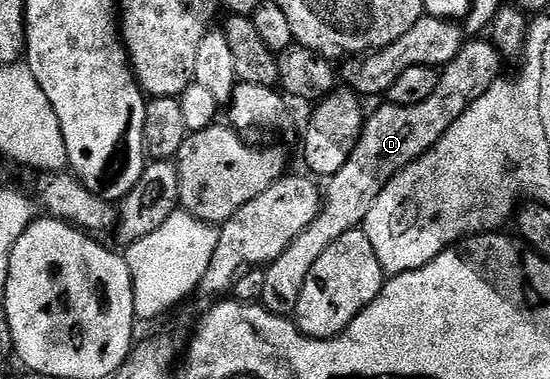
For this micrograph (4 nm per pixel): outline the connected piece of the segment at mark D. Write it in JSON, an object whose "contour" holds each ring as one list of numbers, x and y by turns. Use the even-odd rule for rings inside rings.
{"contour":[[487,37,476,38,473,42,472,39,465,41,458,56,454,56,454,60,440,70,438,88,434,88,433,94,427,100,422,100,422,104,383,104,365,117,364,130,360,133,354,152,350,152,350,160,346,160,346,164,342,164,342,168,327,179,328,186,326,182,318,216,282,252,282,256,269,262,264,270,266,284,260,298,265,309,285,316,295,311,298,296,302,296,302,288,306,284,306,276,310,276,310,268,314,268,318,256,322,256,322,252,326,252,326,248,330,248,338,236,363,227,370,208,374,208,374,200,378,200,388,181,431,150,437,140,464,115,468,105,499,81,505,73,504,65,504,55]]}

